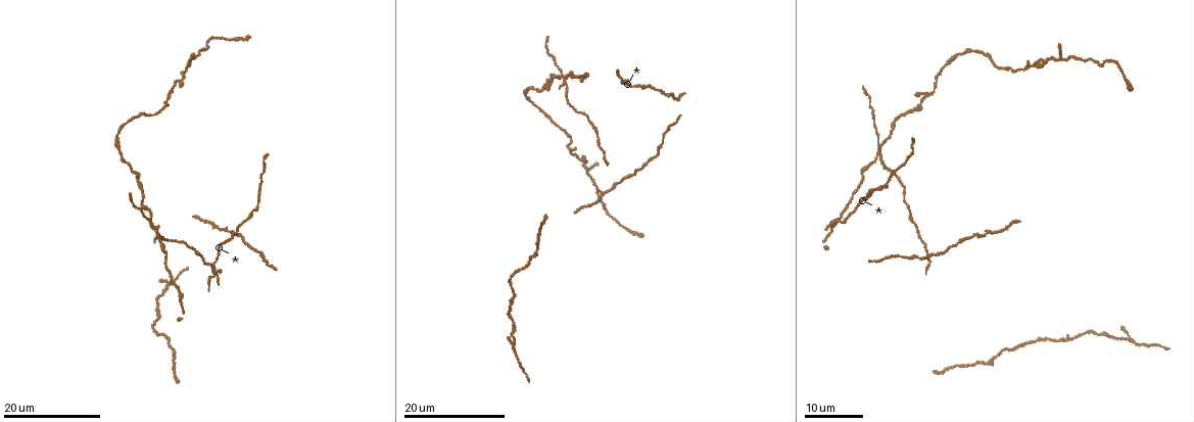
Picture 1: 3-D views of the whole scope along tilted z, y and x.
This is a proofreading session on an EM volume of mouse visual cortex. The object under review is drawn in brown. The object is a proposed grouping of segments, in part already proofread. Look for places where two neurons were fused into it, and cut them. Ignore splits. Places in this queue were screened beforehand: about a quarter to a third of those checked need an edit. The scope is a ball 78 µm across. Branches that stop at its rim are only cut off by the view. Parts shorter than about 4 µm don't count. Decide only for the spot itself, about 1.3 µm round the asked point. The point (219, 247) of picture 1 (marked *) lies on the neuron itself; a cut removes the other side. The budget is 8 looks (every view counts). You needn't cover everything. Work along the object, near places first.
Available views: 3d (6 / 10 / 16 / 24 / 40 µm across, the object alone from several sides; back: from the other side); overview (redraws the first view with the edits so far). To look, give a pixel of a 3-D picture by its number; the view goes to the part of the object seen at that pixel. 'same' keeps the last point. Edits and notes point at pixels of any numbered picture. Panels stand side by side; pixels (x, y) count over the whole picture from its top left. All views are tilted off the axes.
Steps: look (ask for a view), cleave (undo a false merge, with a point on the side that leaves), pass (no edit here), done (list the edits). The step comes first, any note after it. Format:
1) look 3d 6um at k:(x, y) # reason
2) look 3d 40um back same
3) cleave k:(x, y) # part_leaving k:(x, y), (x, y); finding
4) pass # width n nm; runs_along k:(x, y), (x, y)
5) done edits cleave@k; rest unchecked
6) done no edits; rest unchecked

look 3d 24um at 1:(879, 152) # four-way junction

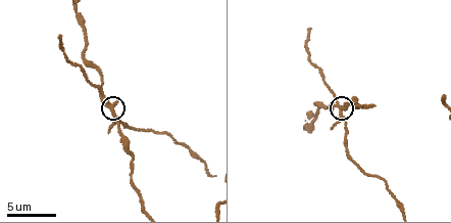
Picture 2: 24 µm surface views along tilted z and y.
look 3d 10um at 2:(341, 107)

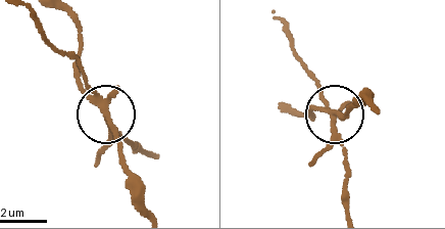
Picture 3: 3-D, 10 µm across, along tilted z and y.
cleave 3:(334, 136) # two neurons meet here

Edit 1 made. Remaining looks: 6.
look overview

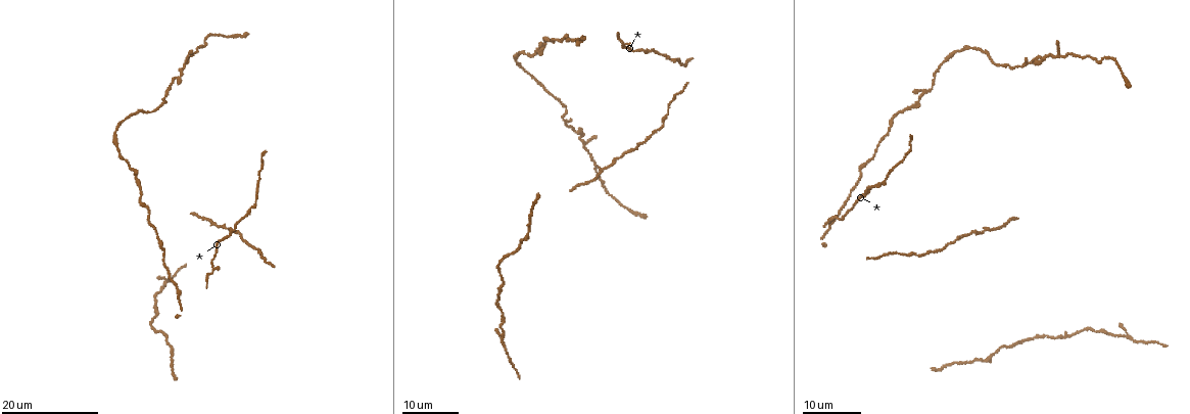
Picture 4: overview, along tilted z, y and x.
look 3d 16um at 4:(967, 235)

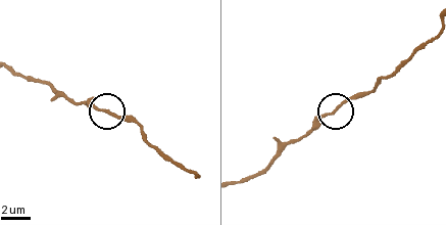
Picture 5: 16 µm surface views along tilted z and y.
look 3d 6um at 5:(329, 114)

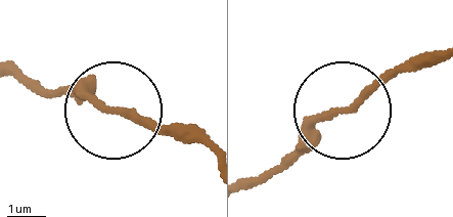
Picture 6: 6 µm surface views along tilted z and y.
pass # one neuron here

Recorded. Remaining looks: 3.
look 3d 16um at 4:(1020, 68) # thin neck

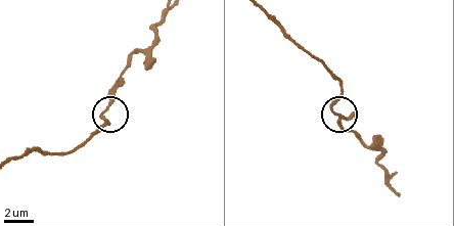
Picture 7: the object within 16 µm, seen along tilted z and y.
look 3d 10um at 7:(334, 111)

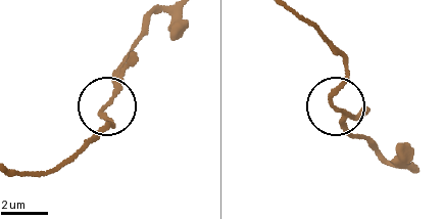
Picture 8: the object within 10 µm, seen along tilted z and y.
pass # runs_along 8:(289, 11), (343, 61), (335, 104), (344, 126), (361, 136); all the same neuron

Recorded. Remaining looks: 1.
done edits cleave@3; rest unchecked

